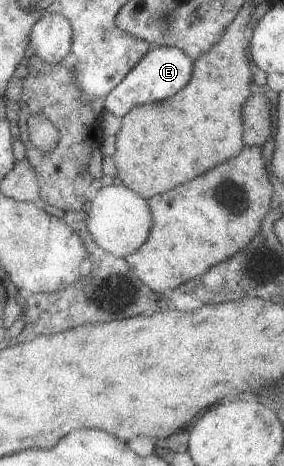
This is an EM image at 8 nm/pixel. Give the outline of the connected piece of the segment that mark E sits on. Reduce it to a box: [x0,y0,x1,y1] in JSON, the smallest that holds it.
[105,46,194,118]

